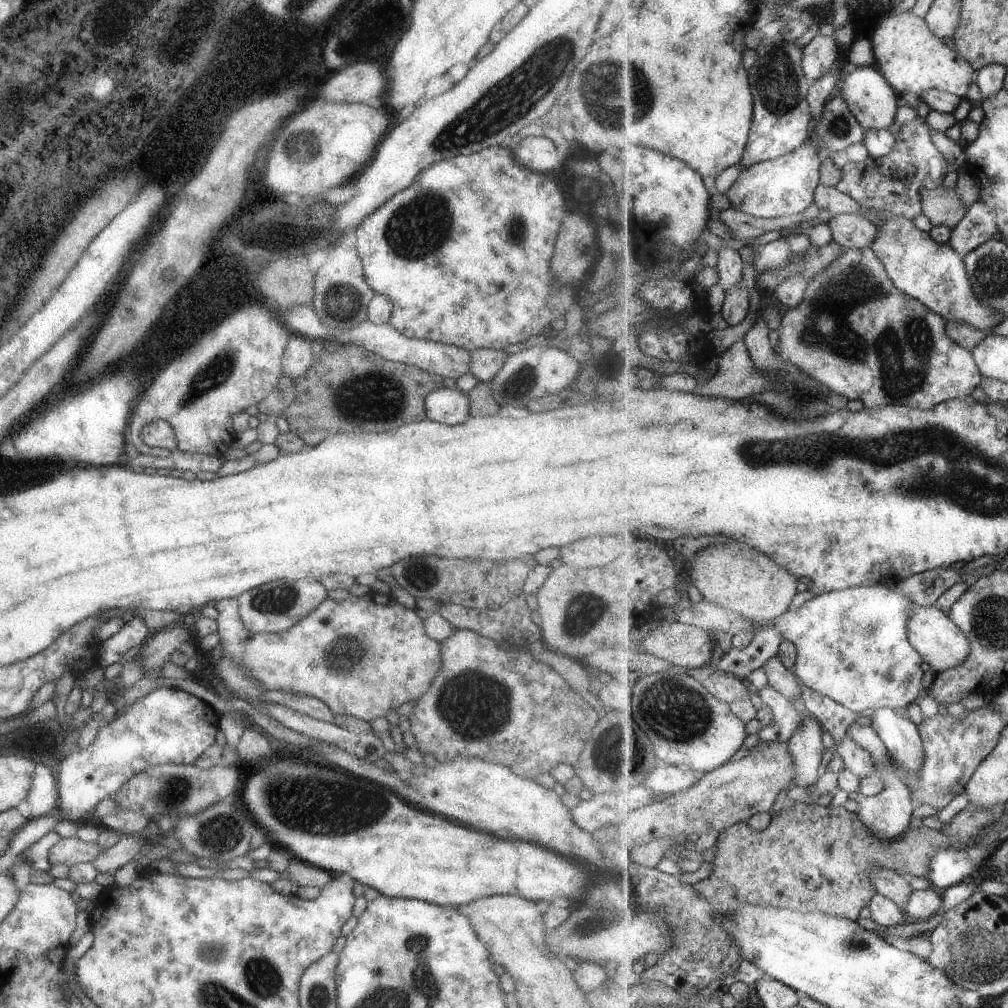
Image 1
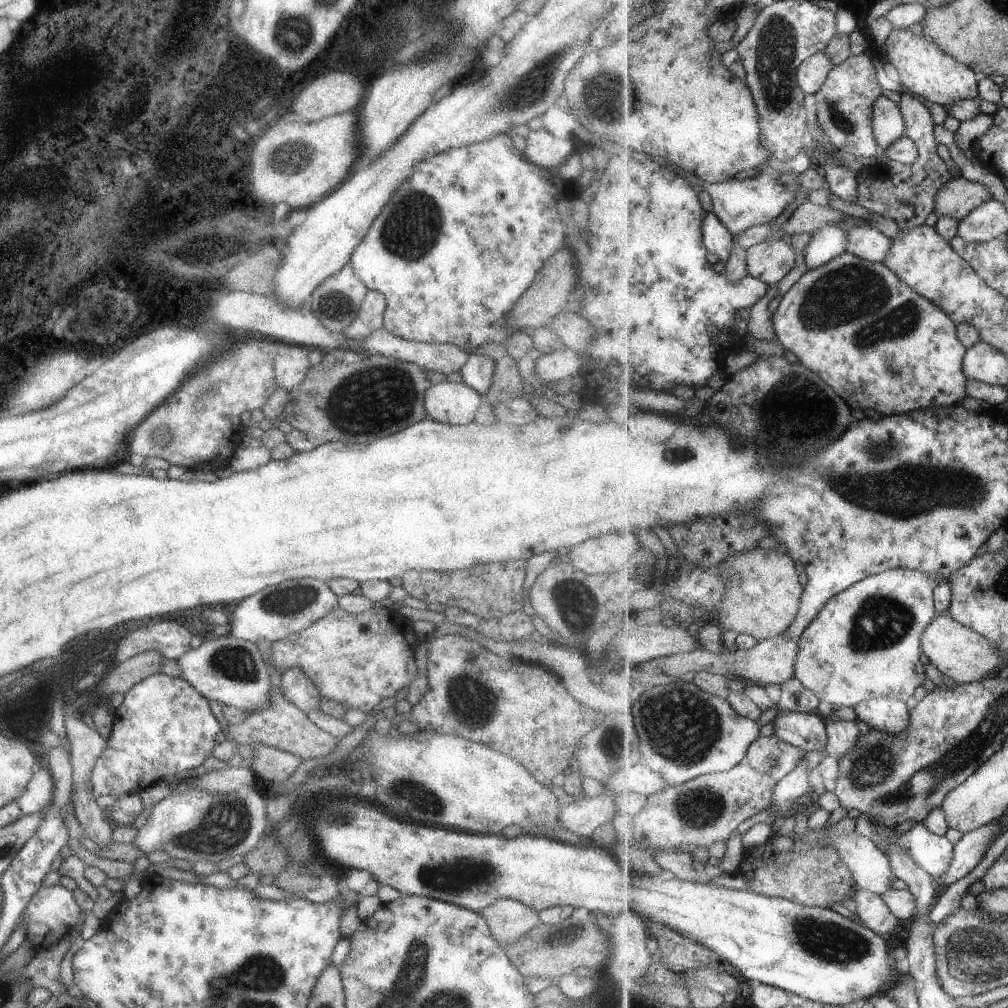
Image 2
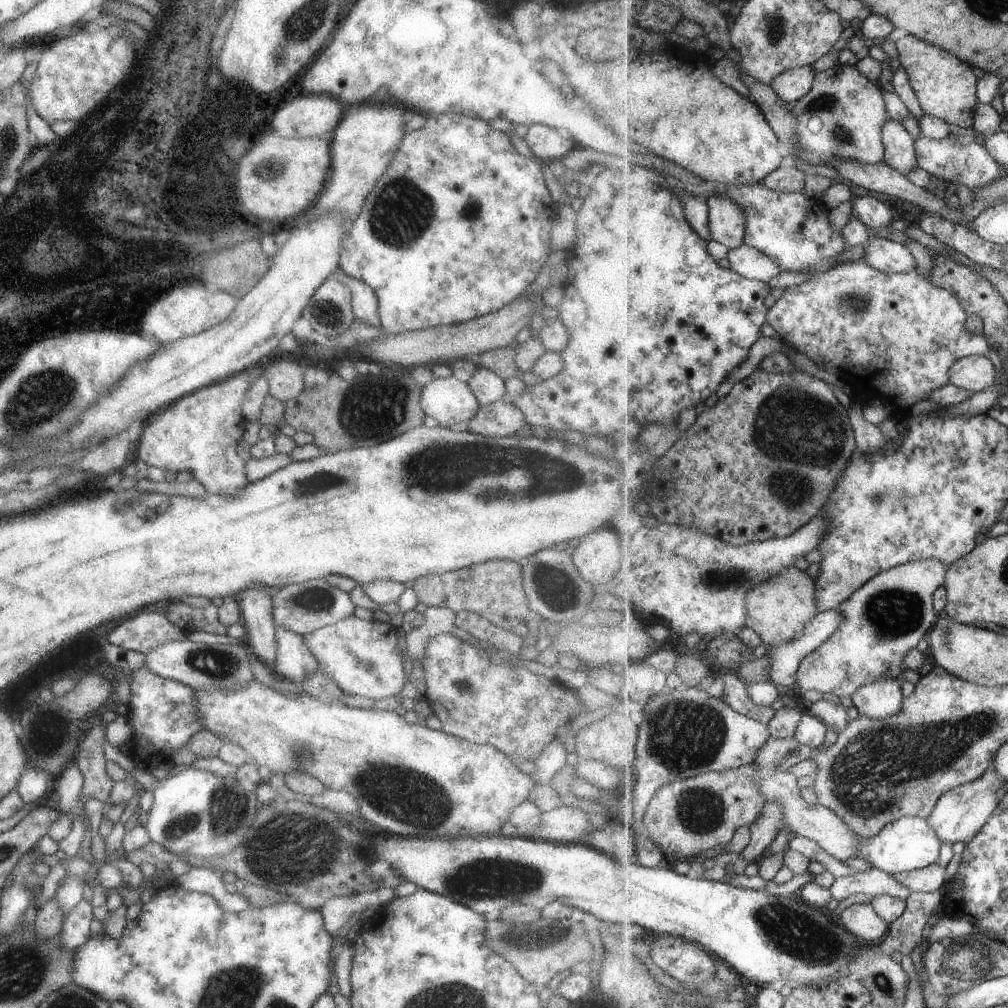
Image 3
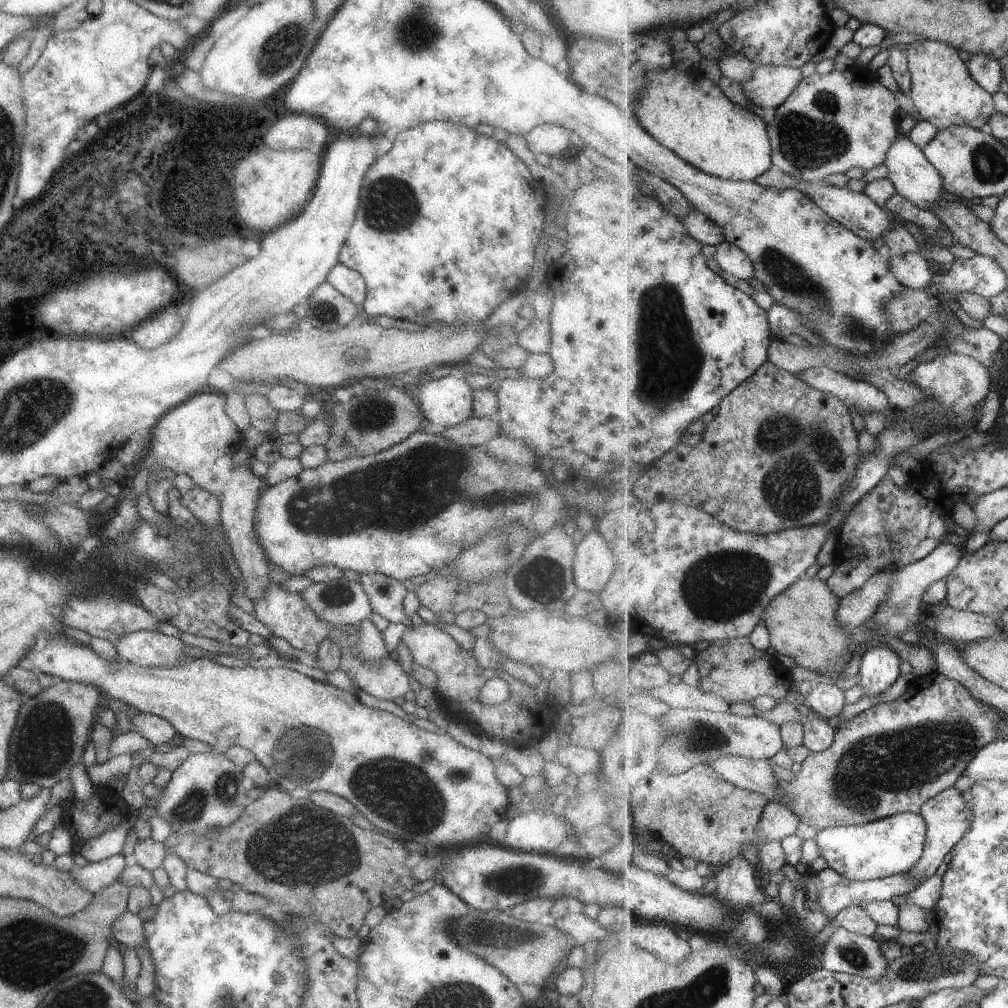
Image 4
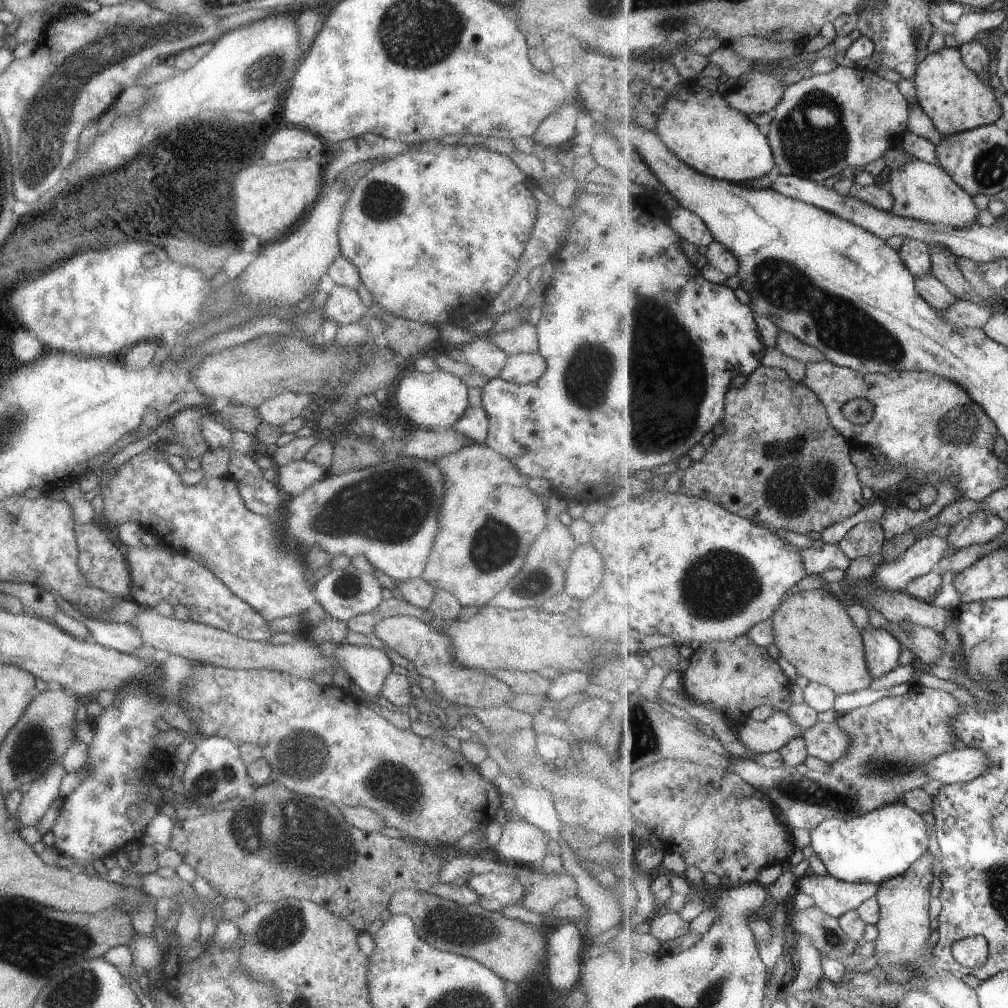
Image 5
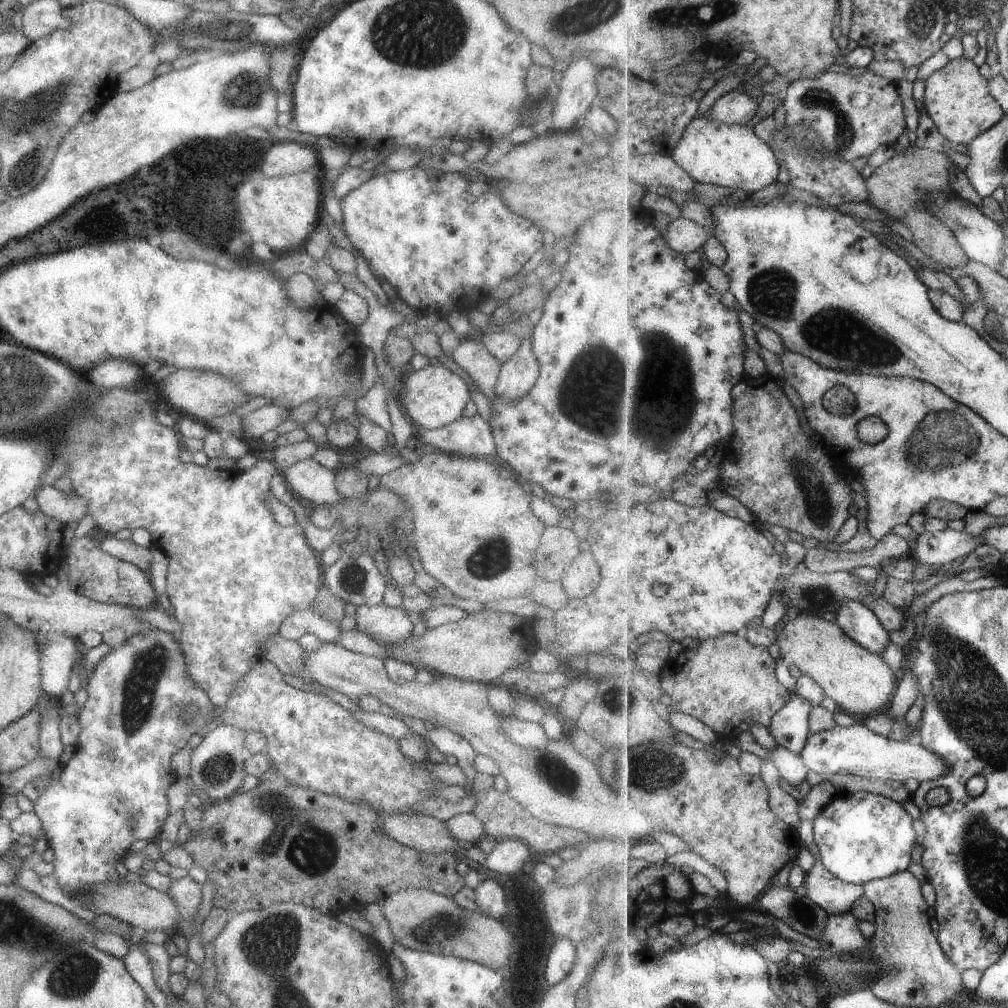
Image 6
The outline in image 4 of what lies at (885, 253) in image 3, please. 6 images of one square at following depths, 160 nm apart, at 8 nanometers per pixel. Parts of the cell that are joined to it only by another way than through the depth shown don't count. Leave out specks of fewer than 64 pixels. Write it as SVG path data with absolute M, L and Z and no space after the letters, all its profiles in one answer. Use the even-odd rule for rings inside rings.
M919 252L890 255L891 272L903 286L924 289L934 279L933 270L927 259Z

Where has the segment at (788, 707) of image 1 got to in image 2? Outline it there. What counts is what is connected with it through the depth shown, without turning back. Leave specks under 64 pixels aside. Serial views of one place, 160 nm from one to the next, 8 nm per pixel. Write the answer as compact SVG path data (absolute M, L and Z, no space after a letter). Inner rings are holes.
M778 710L774 720L779 739L792 744L805 752L821 750L825 752L828 745L826 721L817 712L792 712L781 714Z

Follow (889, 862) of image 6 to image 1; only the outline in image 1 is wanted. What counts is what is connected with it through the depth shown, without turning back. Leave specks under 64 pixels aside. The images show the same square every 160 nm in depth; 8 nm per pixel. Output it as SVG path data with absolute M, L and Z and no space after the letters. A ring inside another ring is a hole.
M955 848L940 850L931 858L931 864L929 864L930 886L944 890L959 885L979 870L981 861L982 859L978 859L967 849L963 851Z

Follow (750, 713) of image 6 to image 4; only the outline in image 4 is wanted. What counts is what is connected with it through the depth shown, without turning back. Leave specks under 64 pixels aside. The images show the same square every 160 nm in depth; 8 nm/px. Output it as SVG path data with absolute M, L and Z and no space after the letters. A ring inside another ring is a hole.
M749 636L705 645L703 651L695 654L694 661L701 678L698 686L705 692L718 694L729 704L752 703L763 695L772 696L783 702L794 683L791 671L781 665L774 655L756 648Z

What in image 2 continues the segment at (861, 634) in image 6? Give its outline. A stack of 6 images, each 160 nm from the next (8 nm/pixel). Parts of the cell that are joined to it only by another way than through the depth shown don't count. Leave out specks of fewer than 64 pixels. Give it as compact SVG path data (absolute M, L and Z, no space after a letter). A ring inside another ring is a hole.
M875 697L859 703L855 708L857 718L870 729L899 736L911 724L911 713L905 702L889 697Z

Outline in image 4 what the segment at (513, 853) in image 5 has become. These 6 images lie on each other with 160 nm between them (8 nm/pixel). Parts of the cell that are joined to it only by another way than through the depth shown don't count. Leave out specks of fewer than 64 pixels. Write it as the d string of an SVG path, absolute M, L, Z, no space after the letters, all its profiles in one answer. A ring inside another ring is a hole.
M521 813L507 822L499 845L528 853L552 853L567 836L567 822L553 814Z

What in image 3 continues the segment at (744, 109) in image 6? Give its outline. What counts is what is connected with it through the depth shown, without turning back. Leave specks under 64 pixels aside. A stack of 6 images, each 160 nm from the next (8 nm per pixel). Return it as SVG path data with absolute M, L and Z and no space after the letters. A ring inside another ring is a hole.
M811 65L795 67L782 72L771 86L784 101L794 104L811 92L816 76L817 72Z

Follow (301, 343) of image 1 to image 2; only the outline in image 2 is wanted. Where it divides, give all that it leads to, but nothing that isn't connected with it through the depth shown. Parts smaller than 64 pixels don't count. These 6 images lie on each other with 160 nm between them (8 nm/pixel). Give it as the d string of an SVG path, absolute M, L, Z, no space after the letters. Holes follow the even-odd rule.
M279 344L272 362L274 382L289 392L305 378L311 366L308 359L310 348L297 345Z

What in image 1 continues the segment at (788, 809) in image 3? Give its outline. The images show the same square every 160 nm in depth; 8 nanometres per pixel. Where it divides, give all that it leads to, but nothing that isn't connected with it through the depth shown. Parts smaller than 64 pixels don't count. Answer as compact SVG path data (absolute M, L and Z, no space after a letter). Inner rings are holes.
M874 869L872 873L872 881L877 886L878 892L894 900L903 910L908 907L915 892L908 879L908 876L889 869Z

